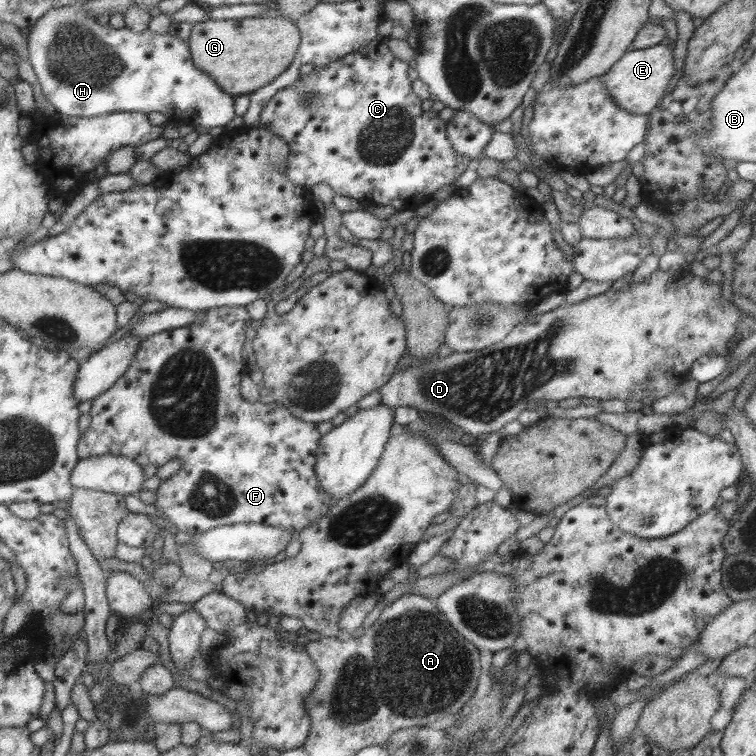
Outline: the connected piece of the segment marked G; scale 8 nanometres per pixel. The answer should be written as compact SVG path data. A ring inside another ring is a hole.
M270 16L242 20L207 20L192 25L188 46L192 64L215 80L220 90L231 96L251 94L285 71L300 44L300 31L289 18Z

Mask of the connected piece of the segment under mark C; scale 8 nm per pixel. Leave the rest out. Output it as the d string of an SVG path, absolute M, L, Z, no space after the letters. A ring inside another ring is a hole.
M378 37L377 39L367 42L362 48L345 54L342 58L337 58L334 62L329 62L325 66L313 66L313 70L309 74L300 75L289 86L285 86L282 90L276 92L274 97L266 102L262 107L259 115L258 127L261 129L269 128L271 132L284 140L287 144L288 158L286 166L283 169L285 176L289 182L295 183L295 186L310 187L312 184L328 184L334 194L355 198L360 205L379 204L383 206L391 206L396 211L412 210L418 206L425 204L431 200L431 195L441 186L454 183L457 177L463 172L470 162L465 156L458 154L453 150L447 135L445 135L446 122L439 118L437 112L421 110L422 100L420 100L411 89L411 83L407 78L408 62L401 61L393 57L393 54L385 45L385 38Z

